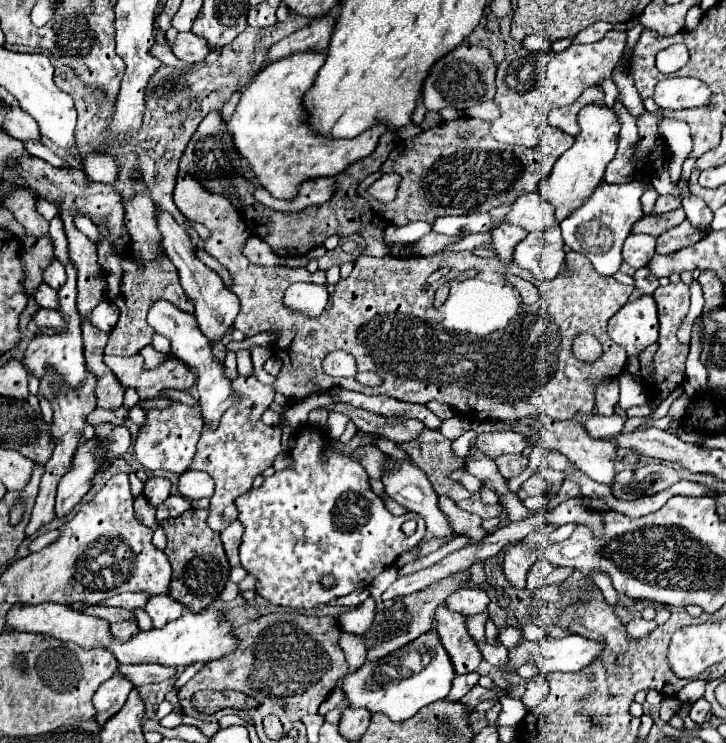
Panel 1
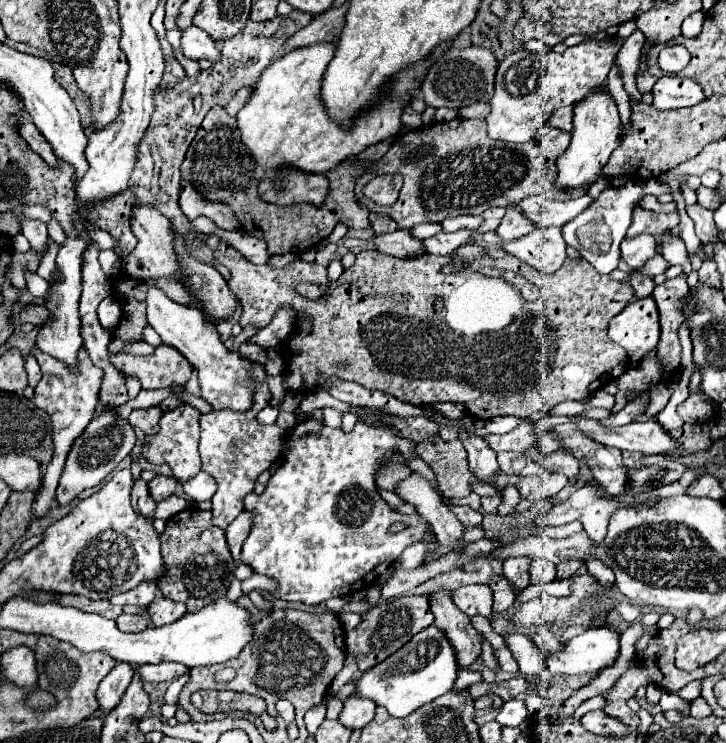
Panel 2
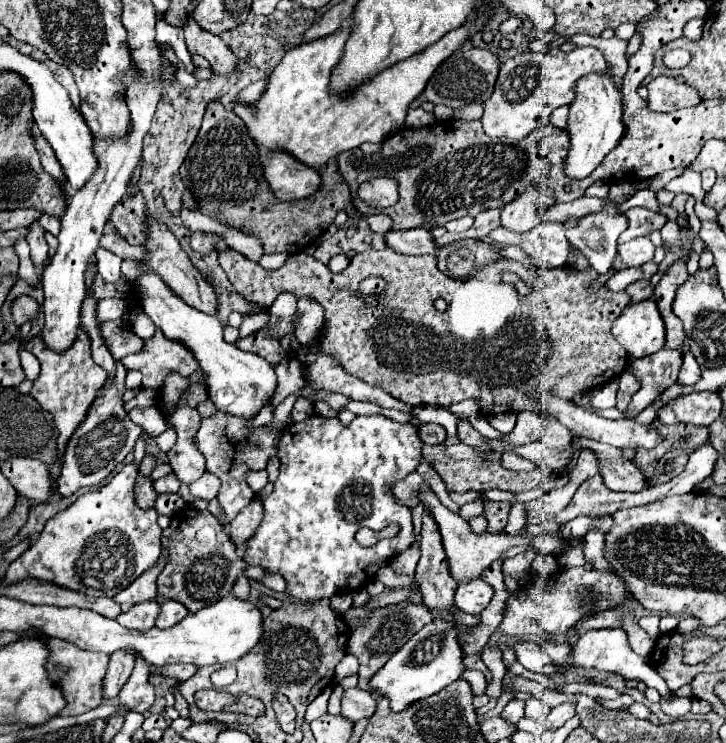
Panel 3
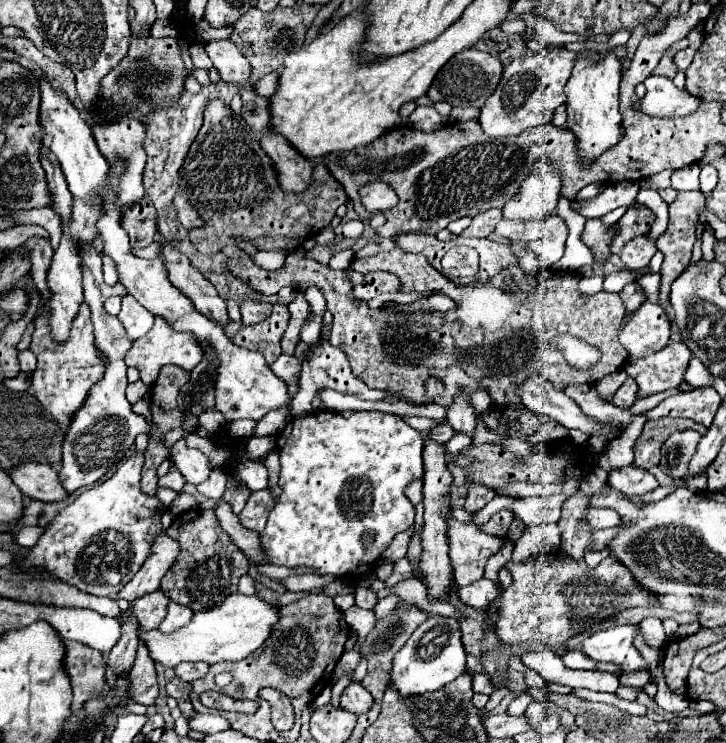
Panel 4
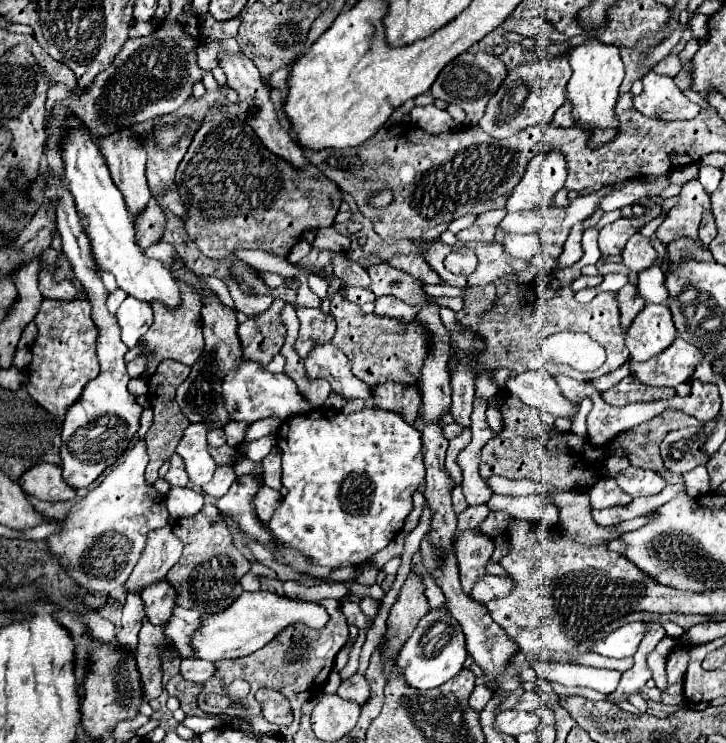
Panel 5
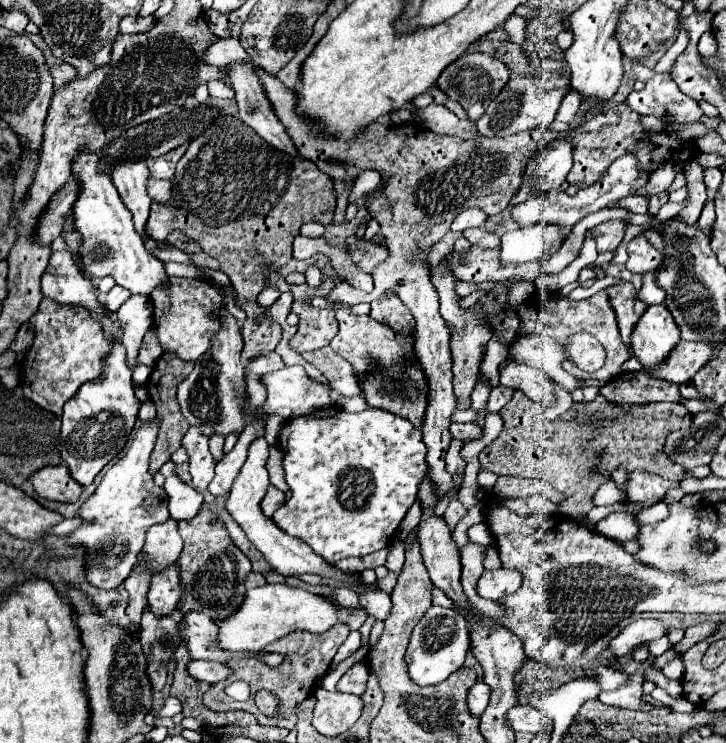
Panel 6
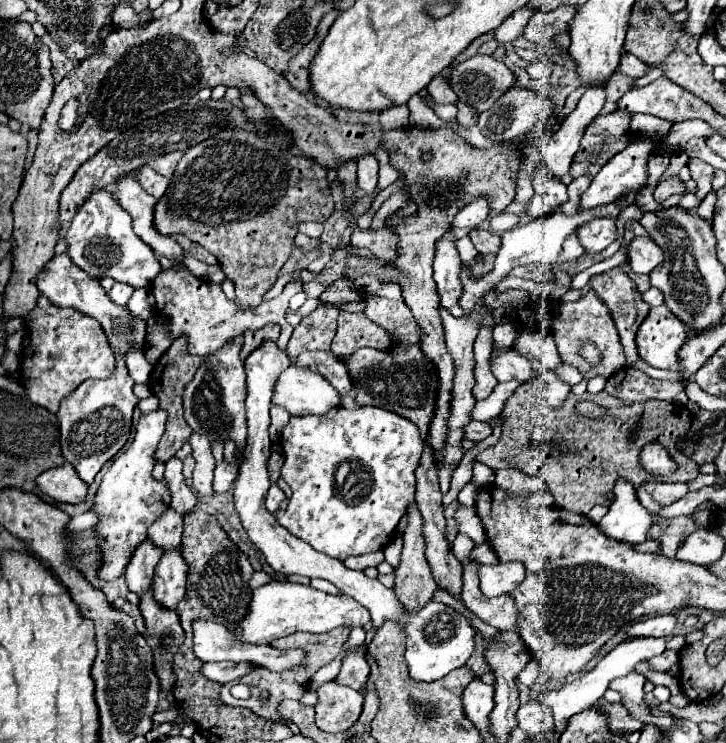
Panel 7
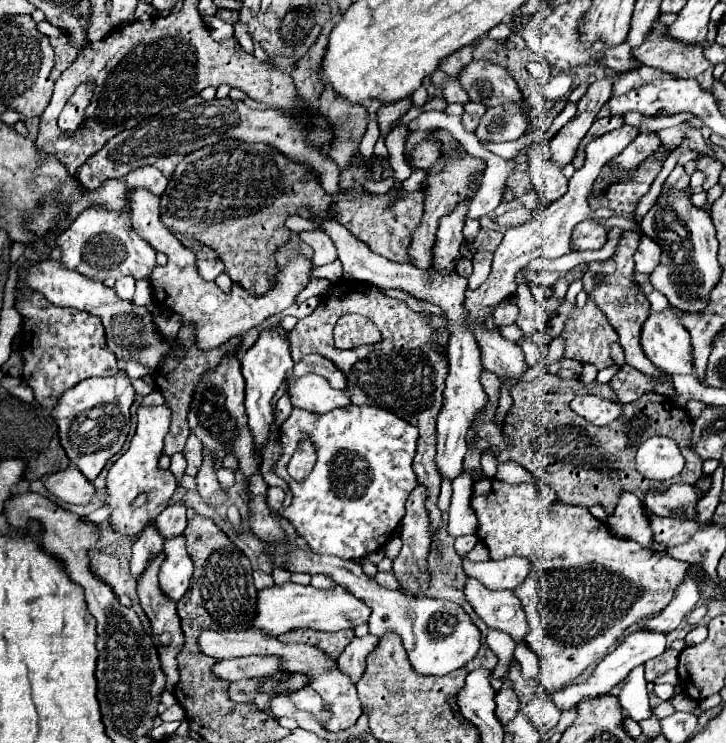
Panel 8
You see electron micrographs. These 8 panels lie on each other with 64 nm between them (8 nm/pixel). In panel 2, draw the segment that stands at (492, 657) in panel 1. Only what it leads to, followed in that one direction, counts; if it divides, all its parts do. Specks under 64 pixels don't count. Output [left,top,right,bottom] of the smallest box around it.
[494,647,519,673]

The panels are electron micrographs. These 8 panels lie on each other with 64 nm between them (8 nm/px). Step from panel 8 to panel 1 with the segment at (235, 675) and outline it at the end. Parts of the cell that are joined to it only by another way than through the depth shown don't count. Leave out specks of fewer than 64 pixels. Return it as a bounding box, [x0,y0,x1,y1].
[118,664,176,686]

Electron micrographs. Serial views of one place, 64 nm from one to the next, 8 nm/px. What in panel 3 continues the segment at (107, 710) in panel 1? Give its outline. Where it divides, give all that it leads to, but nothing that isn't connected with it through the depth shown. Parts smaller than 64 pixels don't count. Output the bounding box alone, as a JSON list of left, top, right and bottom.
[102,652,134,700]

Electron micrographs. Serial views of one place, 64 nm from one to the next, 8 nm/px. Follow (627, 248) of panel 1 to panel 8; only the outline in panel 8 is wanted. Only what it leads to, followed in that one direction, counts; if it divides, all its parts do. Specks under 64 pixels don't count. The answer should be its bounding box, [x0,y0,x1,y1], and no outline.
[634,236,662,274]

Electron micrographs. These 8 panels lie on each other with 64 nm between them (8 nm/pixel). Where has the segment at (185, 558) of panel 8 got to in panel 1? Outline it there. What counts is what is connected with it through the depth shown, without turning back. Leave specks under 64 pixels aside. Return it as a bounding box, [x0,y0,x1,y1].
[110,620,138,642]

